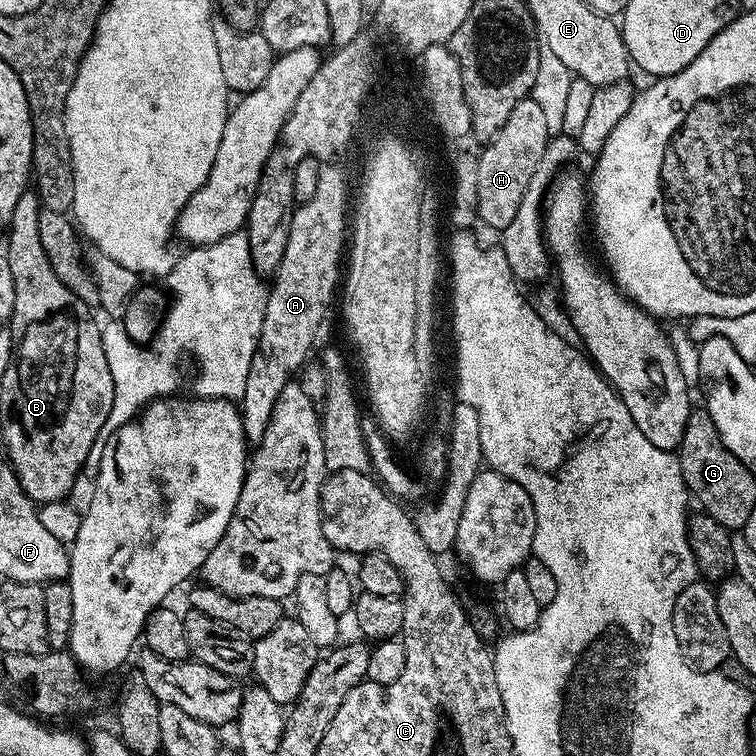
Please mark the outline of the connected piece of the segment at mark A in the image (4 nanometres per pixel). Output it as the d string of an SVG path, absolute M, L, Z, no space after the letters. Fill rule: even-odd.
M326 162L321 165L314 196L295 207L283 260L274 273L276 280L271 281L269 287L258 348L247 374L246 390L240 399L244 438L252 446L262 440L282 388L295 377L294 372L307 363L307 356L328 310L327 305L340 284L342 252L345 253L348 238L346 214L349 215L350 204L348 208L346 176L335 164Z

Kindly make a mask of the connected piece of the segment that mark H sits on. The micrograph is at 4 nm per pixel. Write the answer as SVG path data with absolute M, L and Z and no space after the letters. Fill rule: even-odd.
M531 98L518 102L510 110L510 118L502 130L487 141L484 152L479 153L478 162L478 217L490 227L501 230L510 226L514 214L522 203L522 196L530 178L542 162L550 135L546 126L545 111Z

